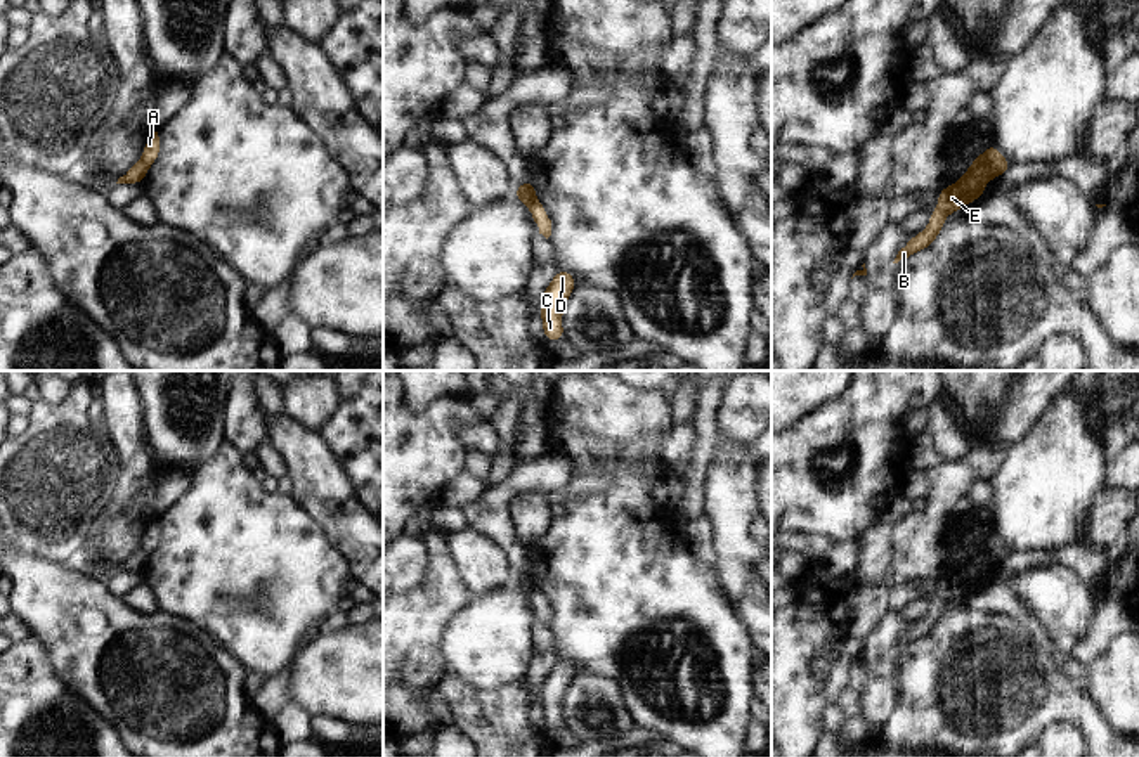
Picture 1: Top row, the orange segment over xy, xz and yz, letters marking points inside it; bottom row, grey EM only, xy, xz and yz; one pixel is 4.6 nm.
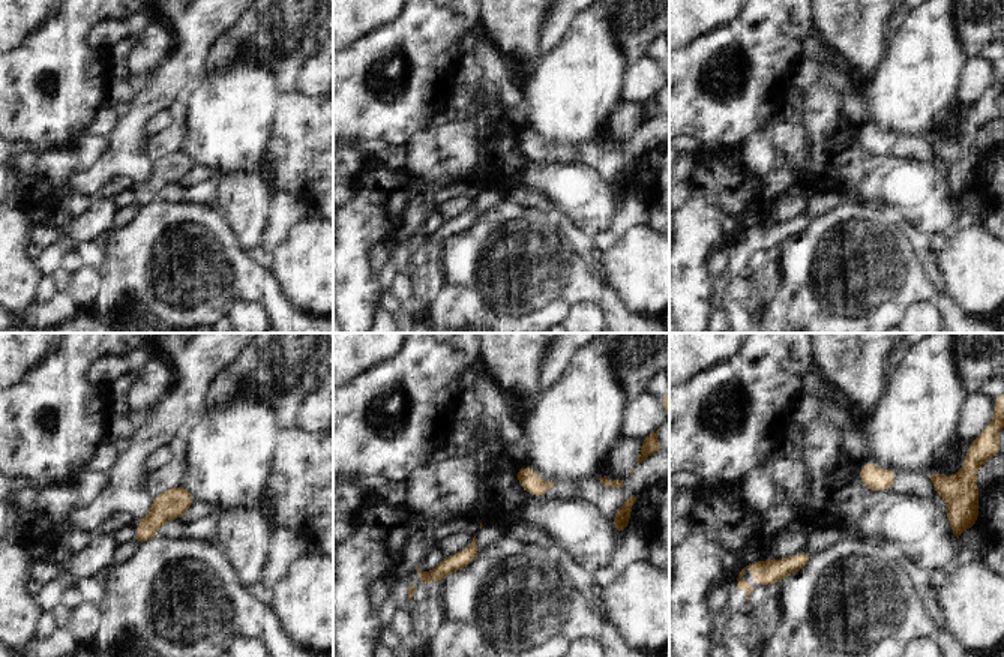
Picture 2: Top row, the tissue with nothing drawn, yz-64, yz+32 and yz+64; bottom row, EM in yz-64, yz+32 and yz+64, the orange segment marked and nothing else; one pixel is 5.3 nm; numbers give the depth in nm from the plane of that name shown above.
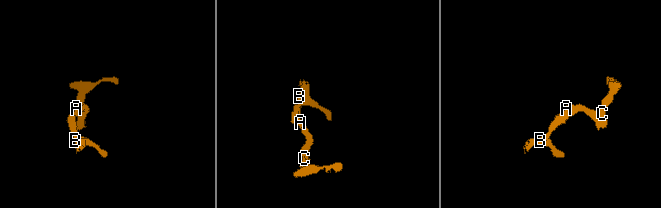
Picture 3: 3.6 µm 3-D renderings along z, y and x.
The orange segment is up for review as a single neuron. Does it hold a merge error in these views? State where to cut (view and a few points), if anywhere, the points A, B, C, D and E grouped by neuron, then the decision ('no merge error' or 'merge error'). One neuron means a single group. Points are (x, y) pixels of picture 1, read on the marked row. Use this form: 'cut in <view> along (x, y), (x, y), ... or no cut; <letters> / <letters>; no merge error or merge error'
cut in yz along (983, 155), (1001, 174); A C D / B E; merge error

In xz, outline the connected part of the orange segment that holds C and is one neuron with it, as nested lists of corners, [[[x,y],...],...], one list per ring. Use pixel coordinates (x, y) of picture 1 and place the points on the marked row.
[[[556,270],[551,284],[541,296],[541,319],[546,341],[562,341],[562,312],[577,281],[569,270]]]

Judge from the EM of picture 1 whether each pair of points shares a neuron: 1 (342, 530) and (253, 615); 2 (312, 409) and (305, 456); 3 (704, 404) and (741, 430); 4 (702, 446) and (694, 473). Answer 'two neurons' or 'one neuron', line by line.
1: two neurons
2: two neurons
3: two neurons
4: one neuron

